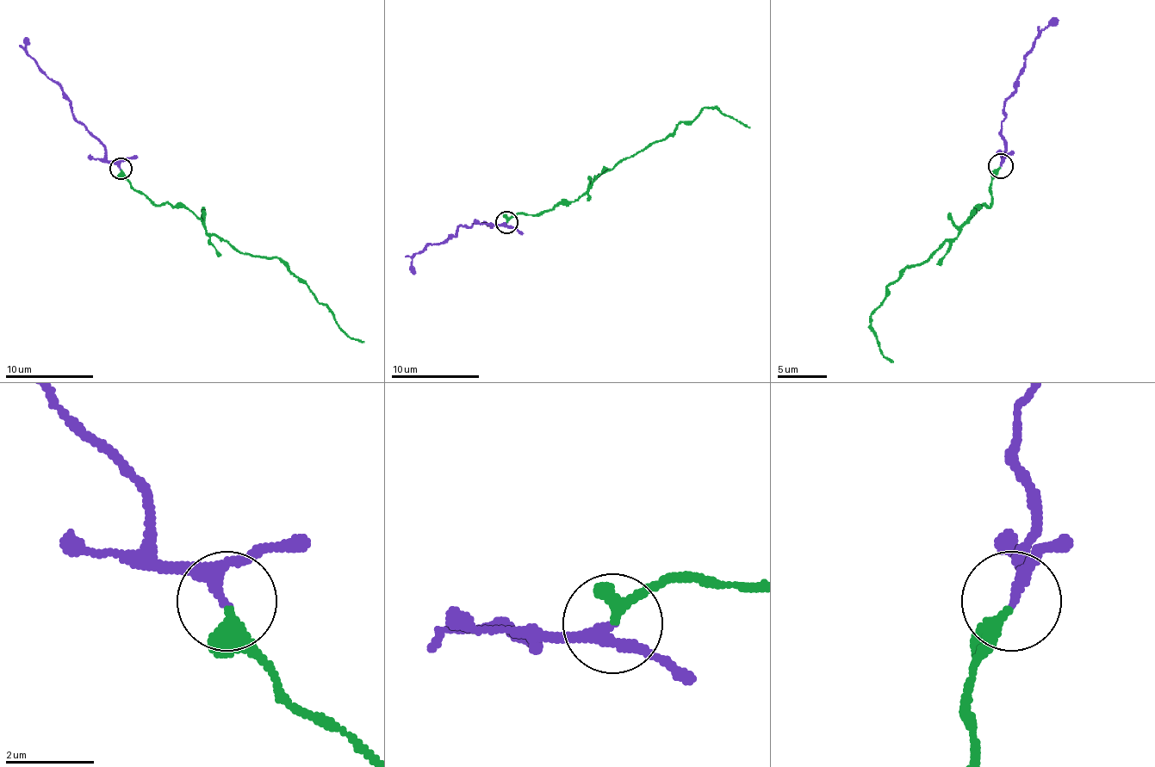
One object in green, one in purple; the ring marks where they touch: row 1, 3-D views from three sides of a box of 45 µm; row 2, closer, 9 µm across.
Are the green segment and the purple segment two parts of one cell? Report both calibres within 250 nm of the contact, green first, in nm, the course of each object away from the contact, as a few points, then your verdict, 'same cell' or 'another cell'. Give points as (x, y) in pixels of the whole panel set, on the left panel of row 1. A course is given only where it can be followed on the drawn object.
320/200 nm | green via (120, 169), (155, 204), (190, 211), (208, 232), (241, 252), (276, 256), (344, 331), (364, 343) | purple via (120, 169), (107, 157), (105, 147), (74, 114), (67, 94), (46, 74), (26, 50), (27, 39) | same cell

